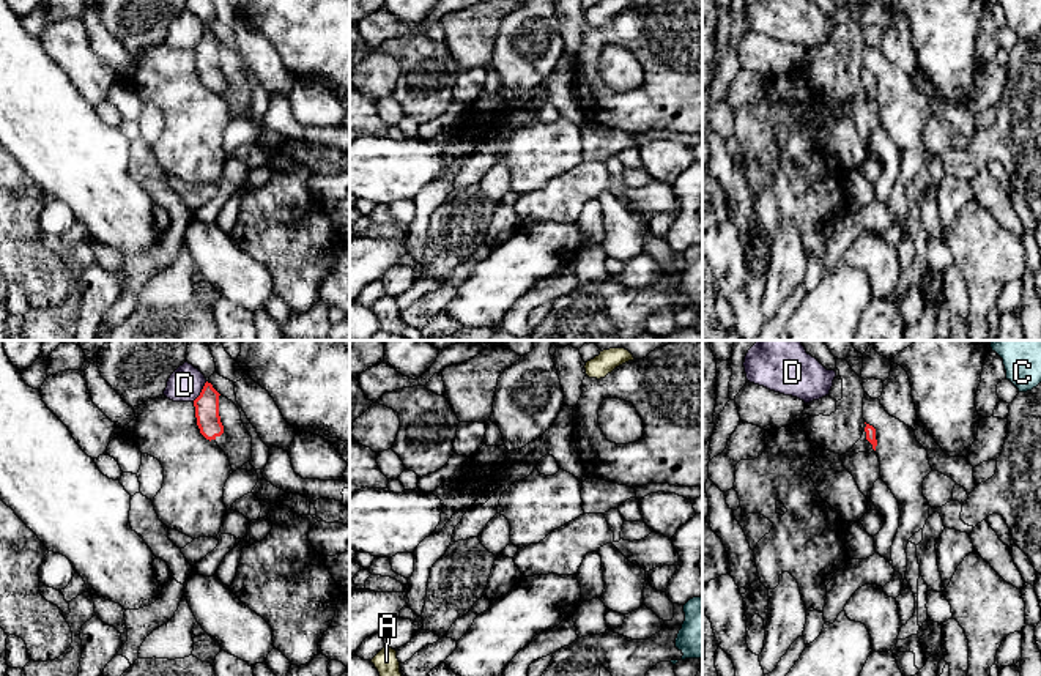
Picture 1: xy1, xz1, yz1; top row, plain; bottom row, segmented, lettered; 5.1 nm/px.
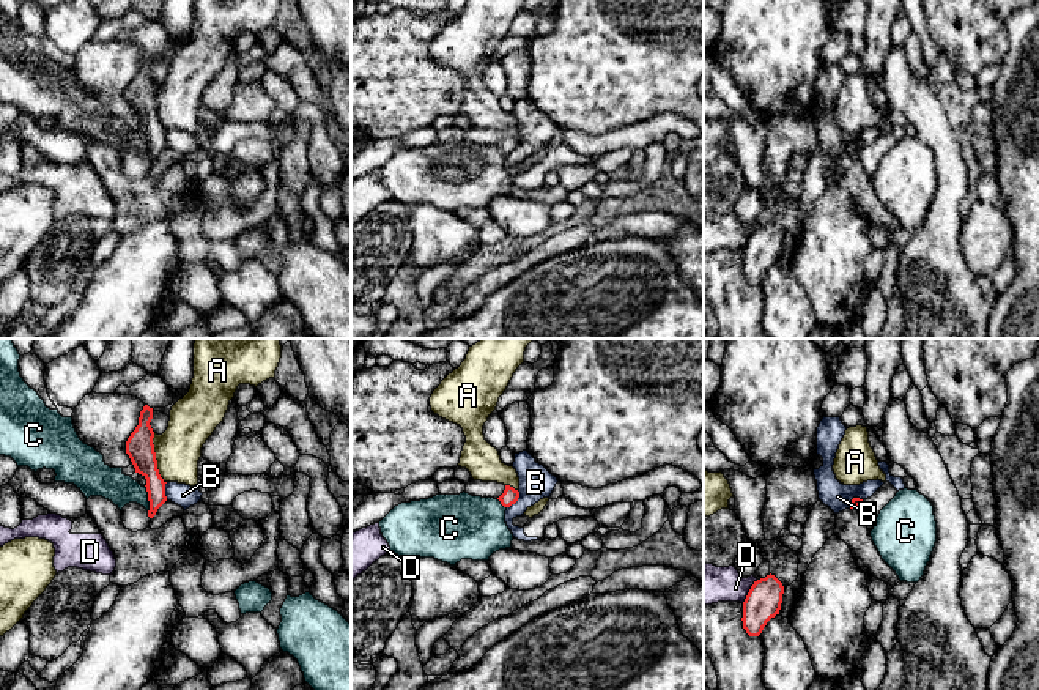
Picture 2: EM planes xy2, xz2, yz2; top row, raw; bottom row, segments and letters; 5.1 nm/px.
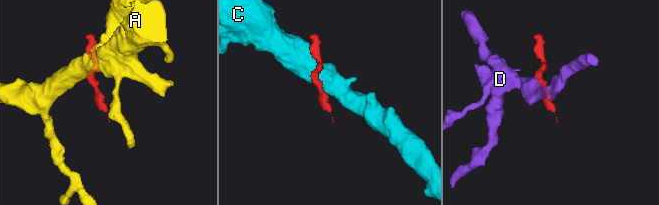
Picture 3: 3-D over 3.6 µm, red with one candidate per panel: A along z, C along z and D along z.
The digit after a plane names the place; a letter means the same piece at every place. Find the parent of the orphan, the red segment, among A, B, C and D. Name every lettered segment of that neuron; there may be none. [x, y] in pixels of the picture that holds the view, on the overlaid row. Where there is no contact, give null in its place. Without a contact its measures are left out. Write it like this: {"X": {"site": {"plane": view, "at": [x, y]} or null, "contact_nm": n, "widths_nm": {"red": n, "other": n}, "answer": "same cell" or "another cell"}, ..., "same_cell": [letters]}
{"A": {"site": {"plane": "xy2", "at": [155, 459]}, "contact_nm": 260, "widths_nm": {"red": 140, "other": 240}, "answer": "another cell"}, "B": {"site": {"plane": "xz2", "at": [515, 501]}, "contact_nm": 110, "widths_nm": {"red": 80, "other": 180}, "answer": "another cell"}, "C": {"site": {"plane": "xy2", "at": [148, 498]}, "contact_nm": 140, "widths_nm": {"red": 140, "other": 160}, "answer": "another cell"}, "D": {"site": {"plane": "yz2", "at": [750, 591]}, "contact_nm": 150, "widths_nm": {"red": 180, "other": 200}, "answer": "another cell"}, "same_cell": []}

